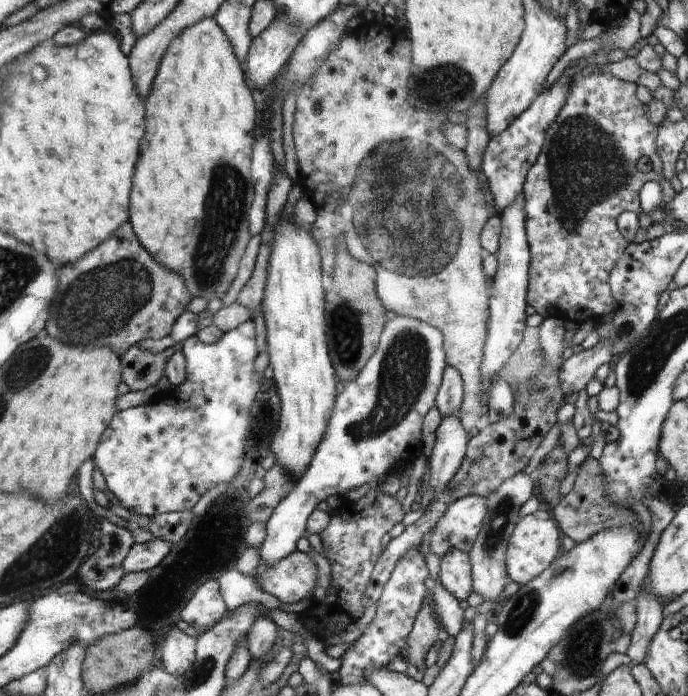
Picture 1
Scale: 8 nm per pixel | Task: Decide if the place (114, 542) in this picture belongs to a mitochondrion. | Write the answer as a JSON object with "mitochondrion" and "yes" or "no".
{"mitochondrion":"no"}

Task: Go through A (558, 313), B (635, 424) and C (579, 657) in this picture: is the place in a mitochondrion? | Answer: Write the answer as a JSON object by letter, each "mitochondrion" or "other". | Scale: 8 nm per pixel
{"A":"other","B":"other","C":"mitochondrion"}

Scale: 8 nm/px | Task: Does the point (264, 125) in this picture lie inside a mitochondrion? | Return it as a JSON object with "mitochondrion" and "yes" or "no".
{"mitochondrion":"no"}

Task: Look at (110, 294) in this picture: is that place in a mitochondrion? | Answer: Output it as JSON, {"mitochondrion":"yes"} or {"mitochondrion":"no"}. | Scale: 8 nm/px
{"mitochondrion":"yes"}

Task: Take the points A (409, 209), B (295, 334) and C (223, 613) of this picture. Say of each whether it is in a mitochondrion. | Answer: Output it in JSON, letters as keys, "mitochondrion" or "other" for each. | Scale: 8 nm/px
{"A":"mitochondrion","B":"other","C":"other"}

